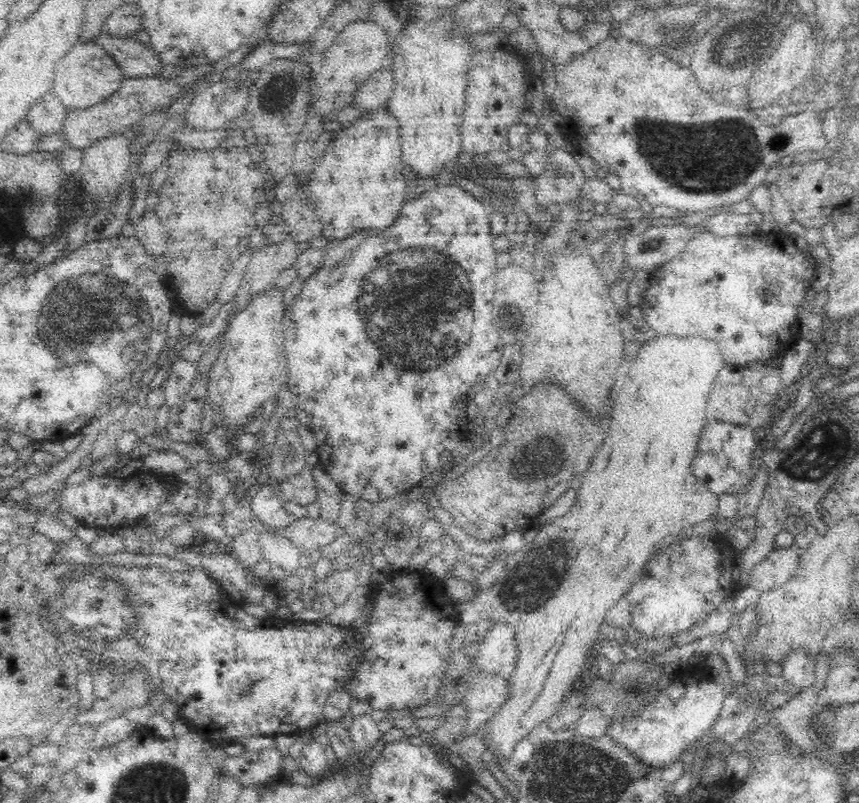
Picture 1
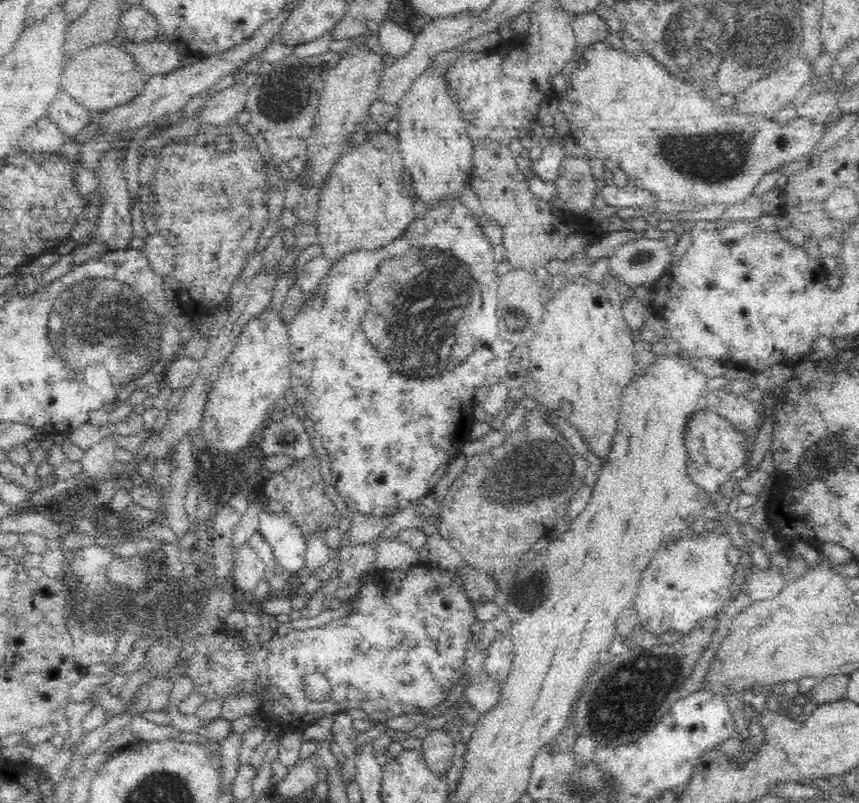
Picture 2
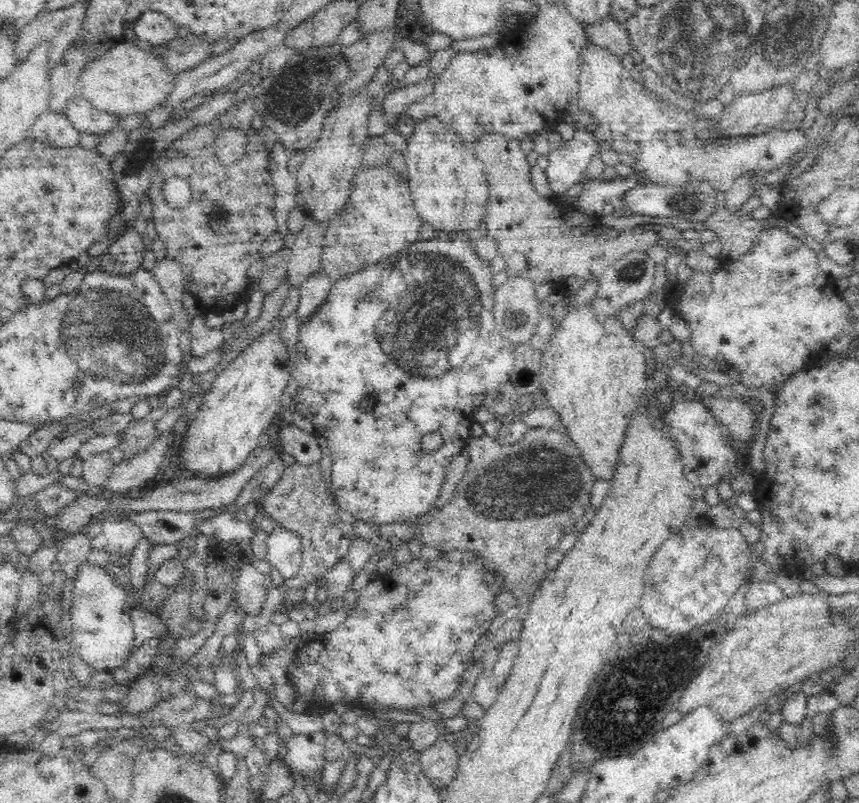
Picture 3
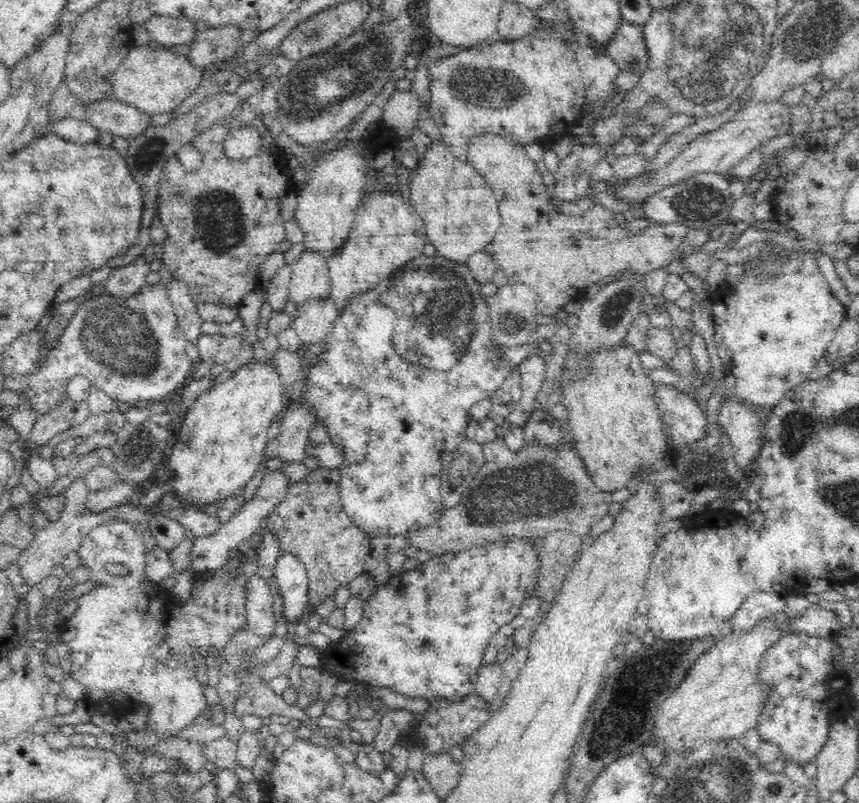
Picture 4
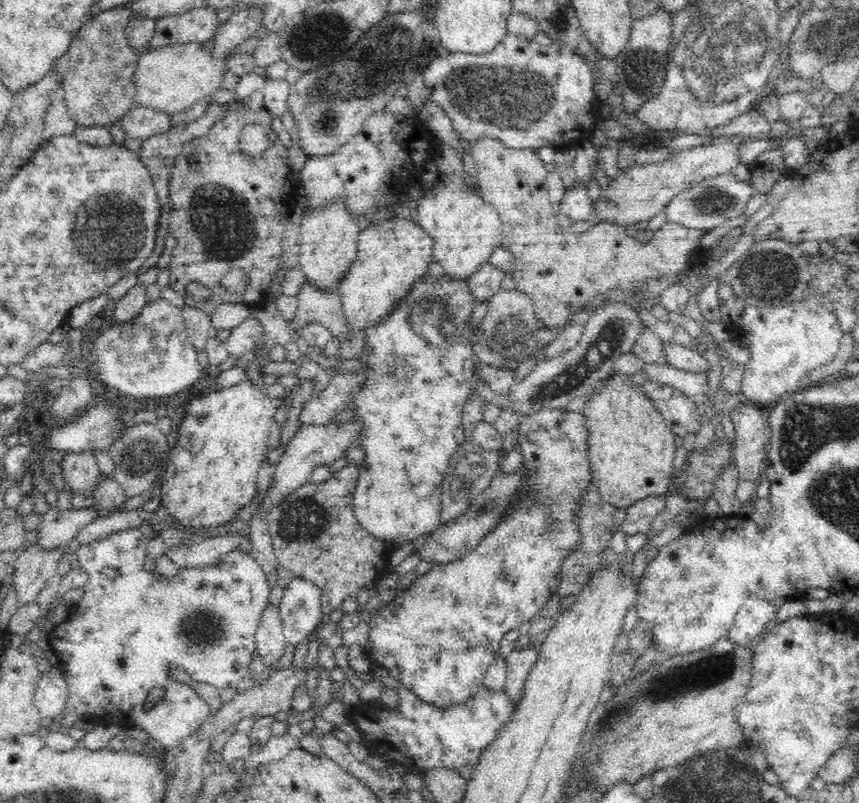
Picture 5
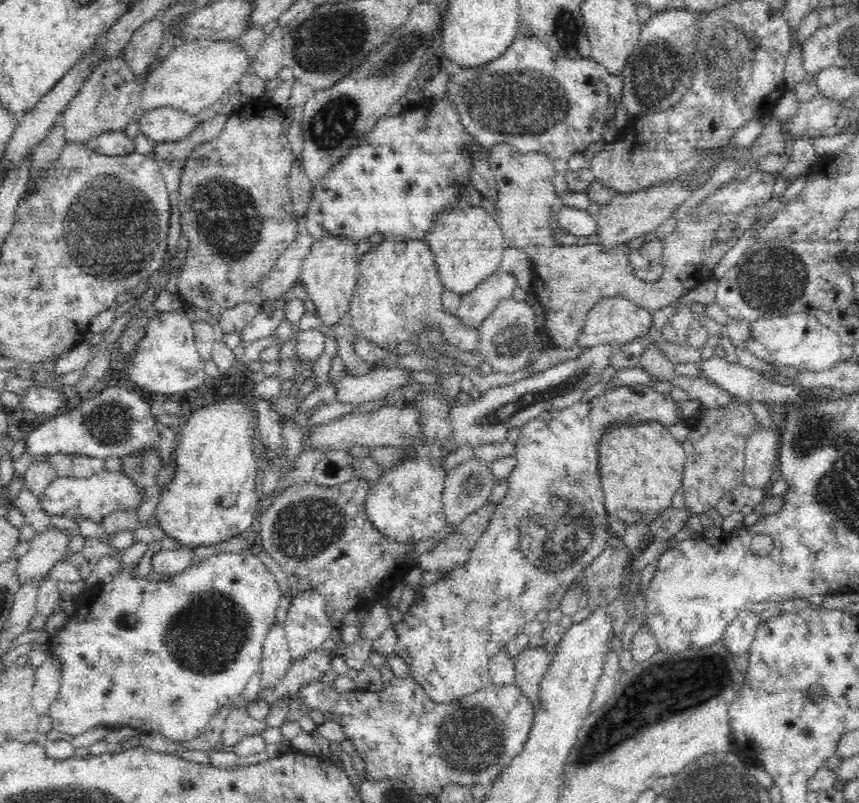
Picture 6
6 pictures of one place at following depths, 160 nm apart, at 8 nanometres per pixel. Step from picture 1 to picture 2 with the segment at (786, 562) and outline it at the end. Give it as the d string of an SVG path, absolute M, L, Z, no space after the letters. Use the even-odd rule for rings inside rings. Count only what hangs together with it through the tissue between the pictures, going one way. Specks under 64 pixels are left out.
M769 568L752 572L745 589L753 602L776 598L787 586L780 570Z

